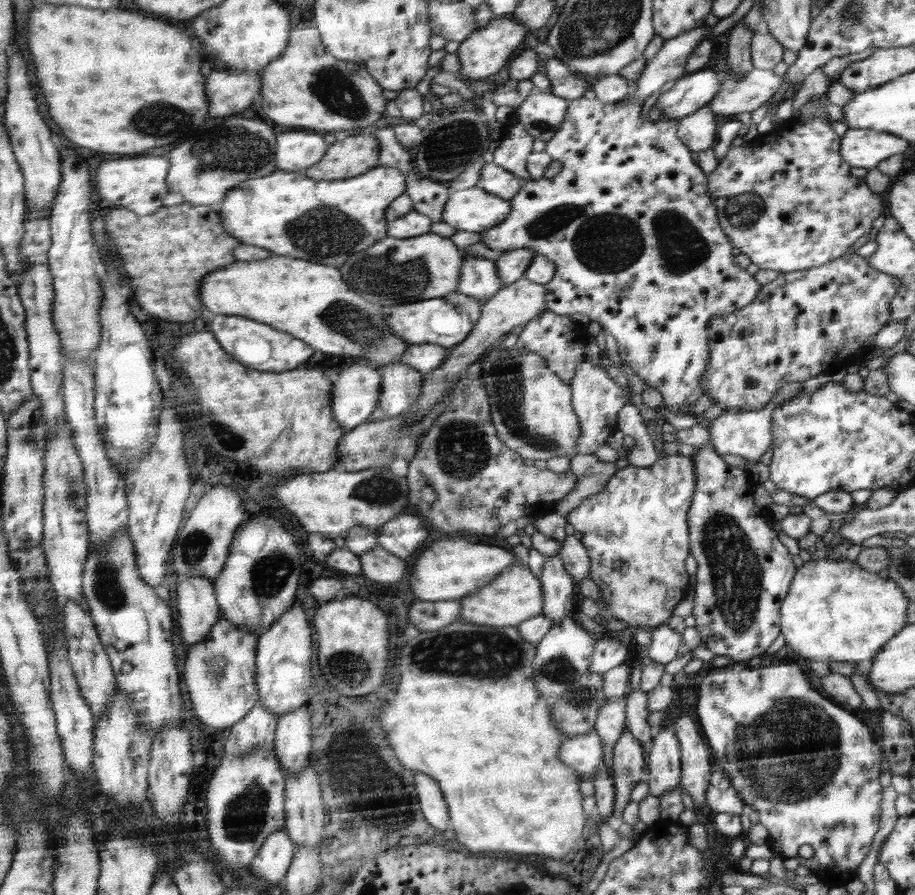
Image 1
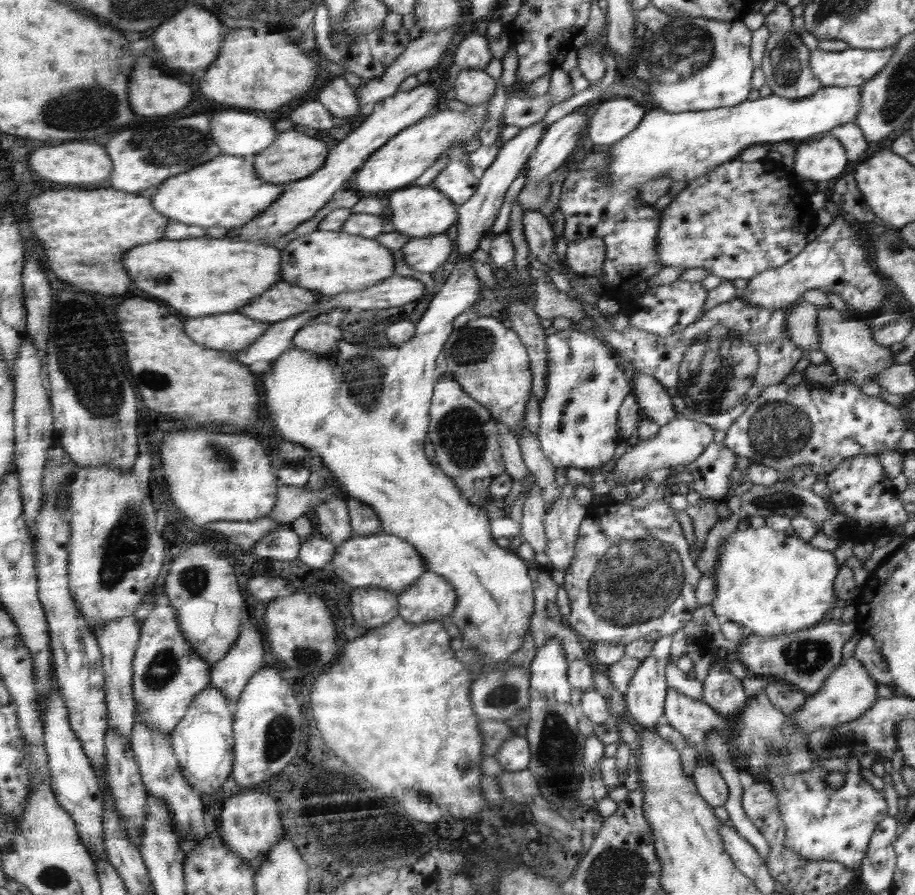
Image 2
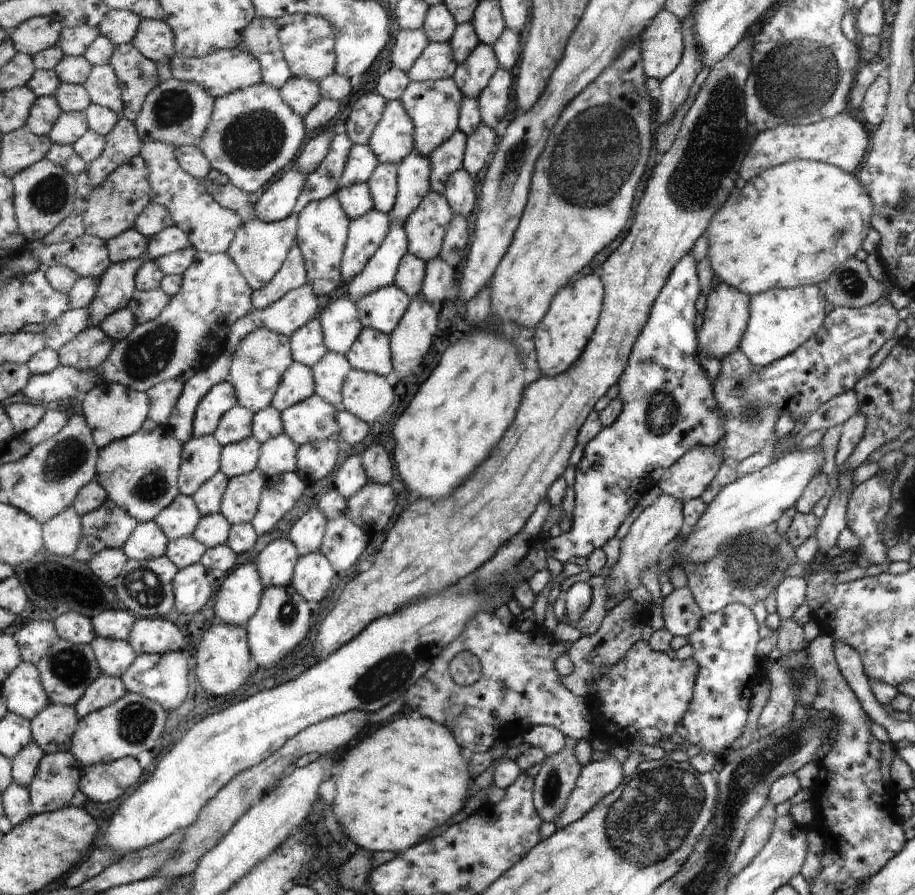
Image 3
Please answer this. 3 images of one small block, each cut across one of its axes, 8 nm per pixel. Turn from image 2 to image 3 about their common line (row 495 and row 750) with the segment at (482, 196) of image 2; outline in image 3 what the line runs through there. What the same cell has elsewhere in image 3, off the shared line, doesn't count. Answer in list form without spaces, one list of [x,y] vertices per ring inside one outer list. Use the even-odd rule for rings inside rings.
[[[419,715],[390,720],[388,724],[383,723],[376,730],[369,732],[368,736],[364,737],[364,740],[360,740],[360,744],[355,744],[352,748],[342,752],[342,758],[339,760],[338,768],[331,775],[334,784],[336,784],[334,800],[331,803],[334,818],[342,824],[342,831],[355,848],[360,847],[372,853],[376,852],[376,850],[389,850],[395,853],[405,852],[410,847],[417,845],[424,834],[428,834],[434,828],[443,826],[446,820],[450,820],[462,806],[465,806],[464,798],[466,798],[468,786],[472,782],[470,780],[470,772],[468,772],[468,762],[470,762],[469,753],[465,752],[462,746],[455,740],[454,734],[447,725],[438,724],[436,721]]]

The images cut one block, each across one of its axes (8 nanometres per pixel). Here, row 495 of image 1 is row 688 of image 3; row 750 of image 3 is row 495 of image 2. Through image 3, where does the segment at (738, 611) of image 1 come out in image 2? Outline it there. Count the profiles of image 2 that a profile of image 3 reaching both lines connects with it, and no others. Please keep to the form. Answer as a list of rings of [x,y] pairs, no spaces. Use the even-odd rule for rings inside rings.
[[[713,442],[712,456],[710,456],[710,478],[695,478],[694,490],[698,494],[715,498],[722,498],[730,486],[730,472],[736,464],[736,454],[730,451],[723,442]]]

